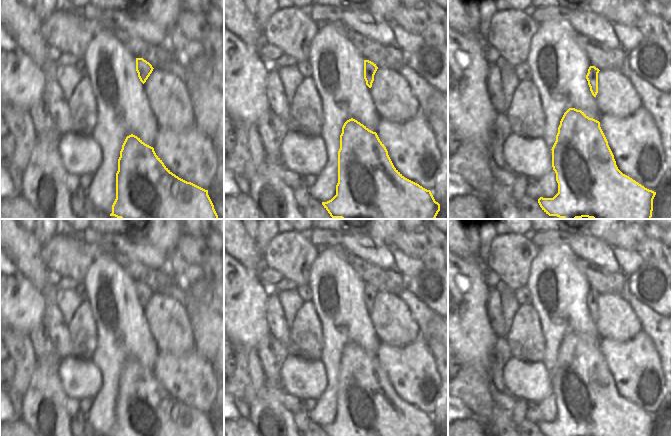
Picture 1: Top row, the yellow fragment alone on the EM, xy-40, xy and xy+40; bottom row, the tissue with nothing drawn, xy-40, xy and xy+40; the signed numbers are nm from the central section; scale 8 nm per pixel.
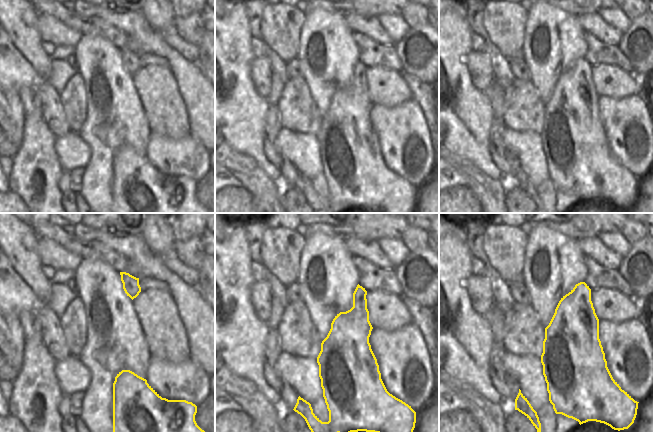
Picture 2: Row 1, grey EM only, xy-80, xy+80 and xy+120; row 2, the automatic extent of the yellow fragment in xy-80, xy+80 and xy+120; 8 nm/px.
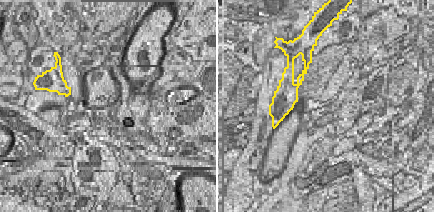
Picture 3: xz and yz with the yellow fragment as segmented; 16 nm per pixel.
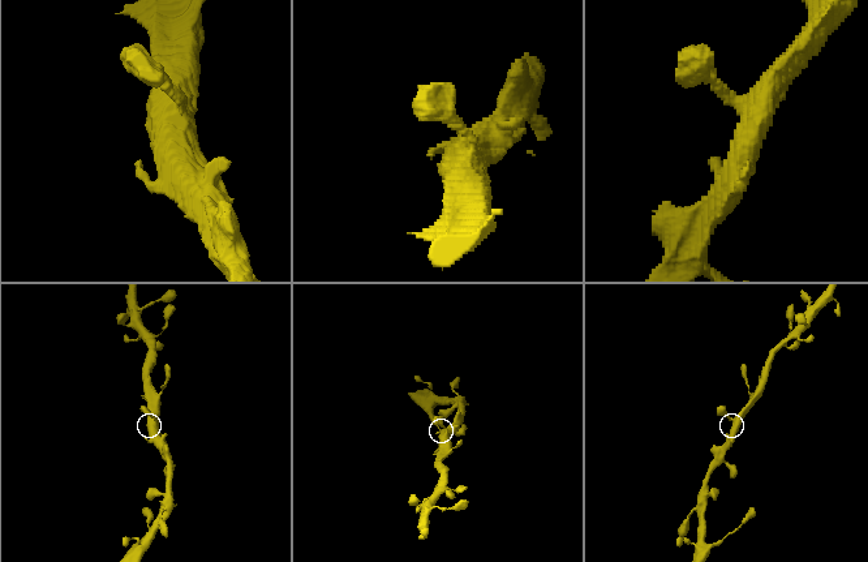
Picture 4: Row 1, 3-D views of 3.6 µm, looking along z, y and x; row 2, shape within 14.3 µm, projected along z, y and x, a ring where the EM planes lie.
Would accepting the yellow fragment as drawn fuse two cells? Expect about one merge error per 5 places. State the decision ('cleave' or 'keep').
keep

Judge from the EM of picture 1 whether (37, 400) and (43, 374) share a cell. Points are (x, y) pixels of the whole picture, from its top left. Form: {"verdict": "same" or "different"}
{"verdict": "same"}

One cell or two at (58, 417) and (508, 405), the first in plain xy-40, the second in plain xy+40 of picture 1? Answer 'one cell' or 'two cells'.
two cells

